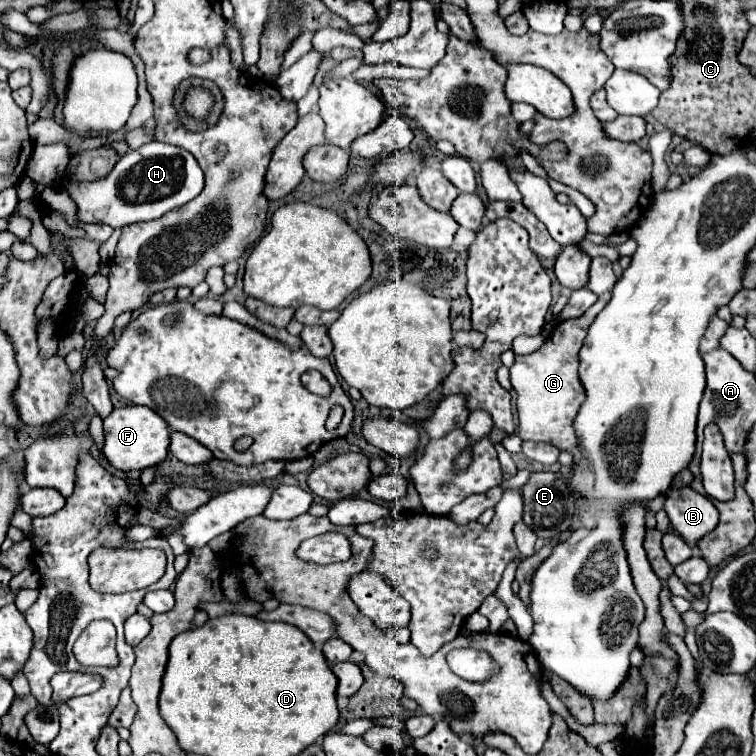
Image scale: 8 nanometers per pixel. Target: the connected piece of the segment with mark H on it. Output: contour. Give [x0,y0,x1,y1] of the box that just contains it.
[67,141,203,229]

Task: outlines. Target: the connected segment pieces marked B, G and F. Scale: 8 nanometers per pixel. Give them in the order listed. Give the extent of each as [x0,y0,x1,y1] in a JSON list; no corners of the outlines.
[[665,487,719,545],[511,297,607,459],[103,405,169,473]]

